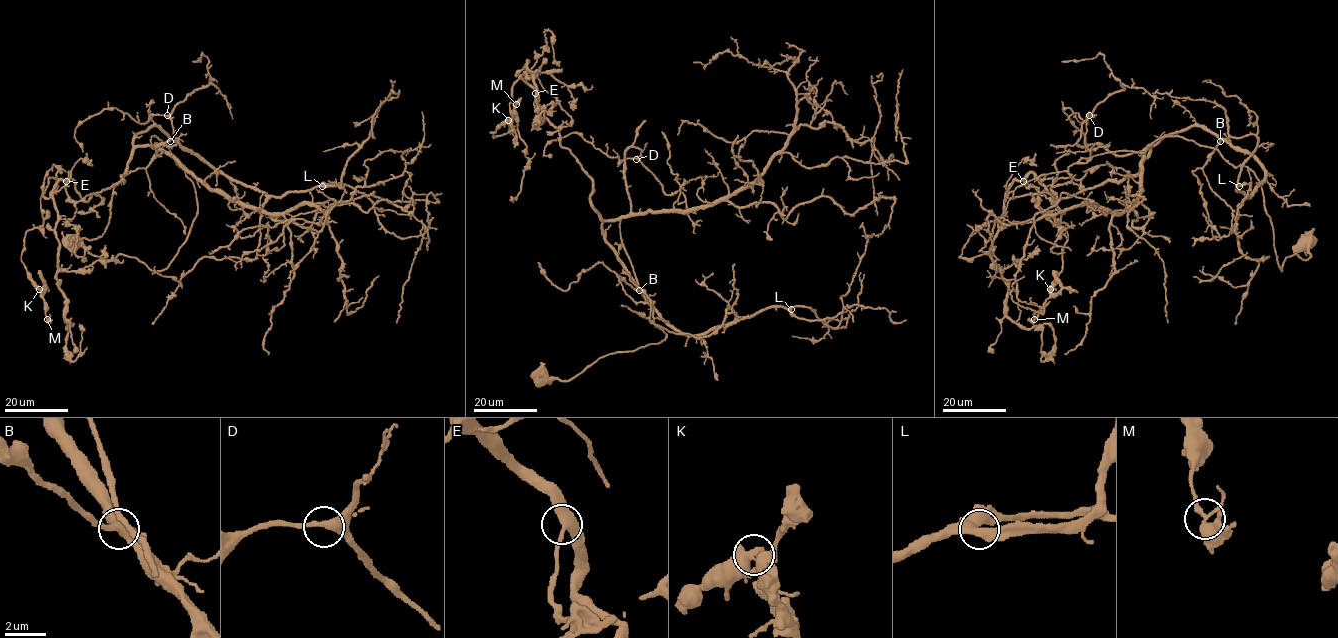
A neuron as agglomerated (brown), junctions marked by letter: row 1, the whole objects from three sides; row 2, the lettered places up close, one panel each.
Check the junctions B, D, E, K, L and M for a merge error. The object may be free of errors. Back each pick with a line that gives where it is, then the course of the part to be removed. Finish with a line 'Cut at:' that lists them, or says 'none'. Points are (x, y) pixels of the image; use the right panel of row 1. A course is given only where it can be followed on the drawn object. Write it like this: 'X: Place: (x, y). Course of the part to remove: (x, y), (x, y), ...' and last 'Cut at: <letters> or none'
Cut at: none

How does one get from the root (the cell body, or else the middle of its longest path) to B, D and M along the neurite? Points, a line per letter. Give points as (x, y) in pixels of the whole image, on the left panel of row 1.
B: (74, 242), (106, 259), (167, 266), (197, 212), (194, 186), (158, 137), (133, 141), (153, 126), (170, 141)
D: (74, 242), (167, 266), (197, 205), (184, 166), (156, 136), (151, 144), (159, 155), (173, 136), (167, 115)
M: (74, 242), (167, 266), (197, 205), (158, 137), (87, 201), (69, 173), (42, 195), (21, 261), (47, 319)

